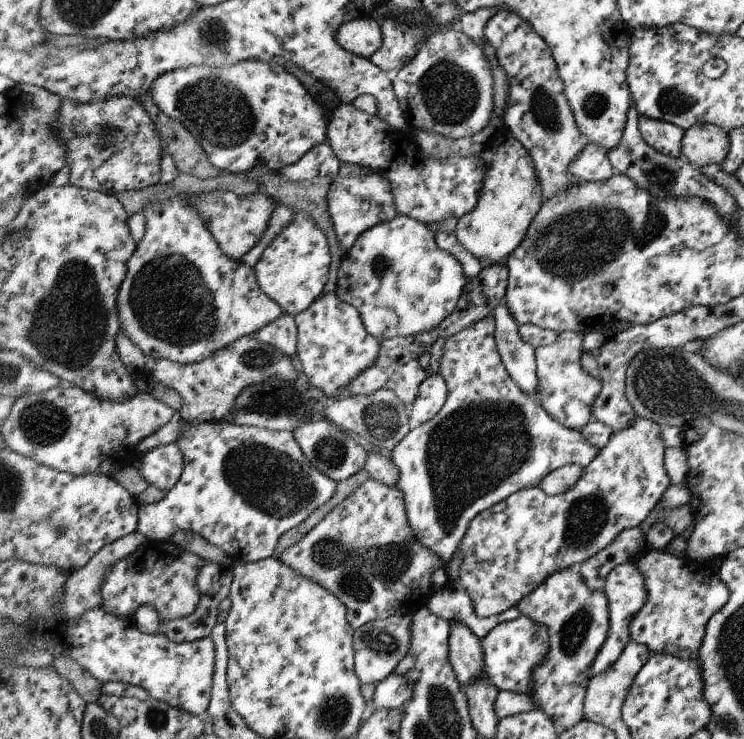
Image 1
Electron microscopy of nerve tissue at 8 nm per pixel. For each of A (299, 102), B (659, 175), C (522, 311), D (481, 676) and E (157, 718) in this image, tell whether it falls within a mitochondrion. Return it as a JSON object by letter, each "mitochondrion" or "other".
{"A":"other","B":"mitochondrion","C":"other","D":"other","E":"mitochondrion"}

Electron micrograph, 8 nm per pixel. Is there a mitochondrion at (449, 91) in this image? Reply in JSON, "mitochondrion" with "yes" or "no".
{"mitochondrion":"yes"}

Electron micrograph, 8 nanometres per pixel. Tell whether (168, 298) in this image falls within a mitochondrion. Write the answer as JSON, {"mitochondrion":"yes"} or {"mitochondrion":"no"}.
{"mitochondrion":"yes"}

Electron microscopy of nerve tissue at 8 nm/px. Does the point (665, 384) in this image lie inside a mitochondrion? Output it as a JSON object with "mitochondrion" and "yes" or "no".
{"mitochondrion":"yes"}

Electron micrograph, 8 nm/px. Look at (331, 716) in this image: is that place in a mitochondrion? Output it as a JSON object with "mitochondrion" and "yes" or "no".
{"mitochondrion":"yes"}

